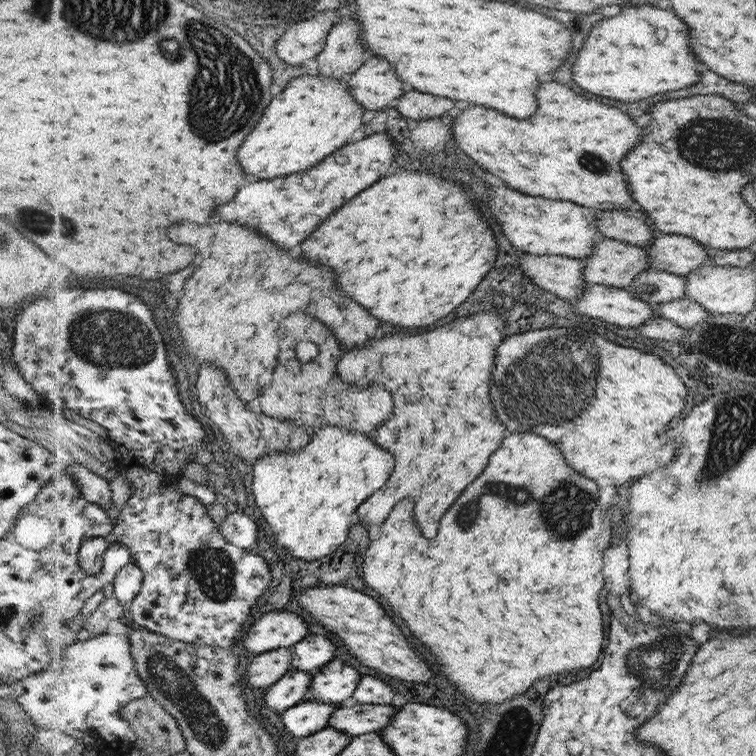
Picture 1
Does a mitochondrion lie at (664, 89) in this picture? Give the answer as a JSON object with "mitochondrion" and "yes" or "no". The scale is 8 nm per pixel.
{"mitochondrion":"no"}

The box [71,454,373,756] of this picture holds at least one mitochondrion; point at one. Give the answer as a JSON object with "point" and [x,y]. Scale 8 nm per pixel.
{"point":[169,680]}

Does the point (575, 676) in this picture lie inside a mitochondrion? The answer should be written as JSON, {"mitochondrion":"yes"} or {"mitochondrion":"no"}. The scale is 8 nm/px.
{"mitochondrion":"no"}

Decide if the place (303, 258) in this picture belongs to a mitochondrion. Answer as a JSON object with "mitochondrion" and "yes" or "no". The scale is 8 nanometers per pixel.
{"mitochondrion":"no"}

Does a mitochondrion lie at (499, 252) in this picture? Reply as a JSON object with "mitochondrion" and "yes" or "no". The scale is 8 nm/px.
{"mitochondrion":"no"}

